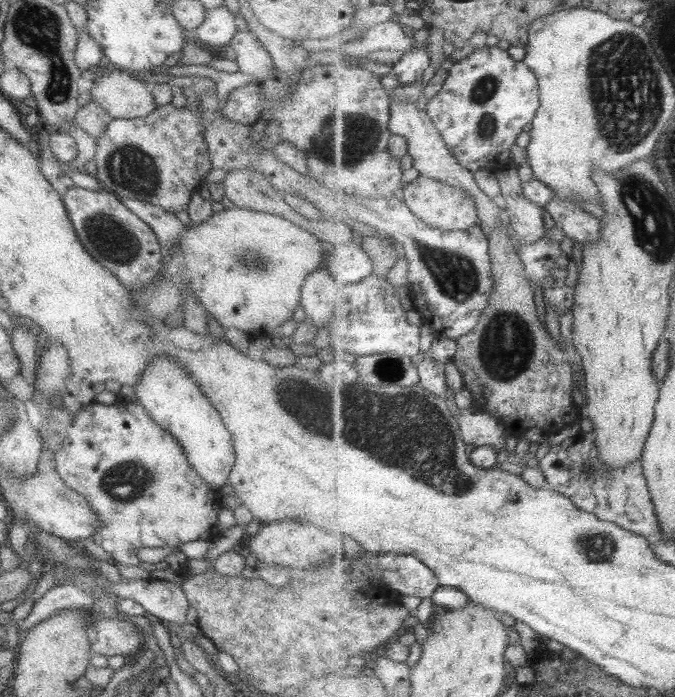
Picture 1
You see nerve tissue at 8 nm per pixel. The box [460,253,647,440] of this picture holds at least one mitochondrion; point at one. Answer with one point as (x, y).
(506, 346)

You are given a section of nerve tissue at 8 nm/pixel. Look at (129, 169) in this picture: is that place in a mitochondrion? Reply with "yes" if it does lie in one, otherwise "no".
yes

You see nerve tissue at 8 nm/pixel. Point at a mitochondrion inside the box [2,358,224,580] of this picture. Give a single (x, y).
(127, 482)

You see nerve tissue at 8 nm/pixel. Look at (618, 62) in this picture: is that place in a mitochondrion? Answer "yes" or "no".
yes

